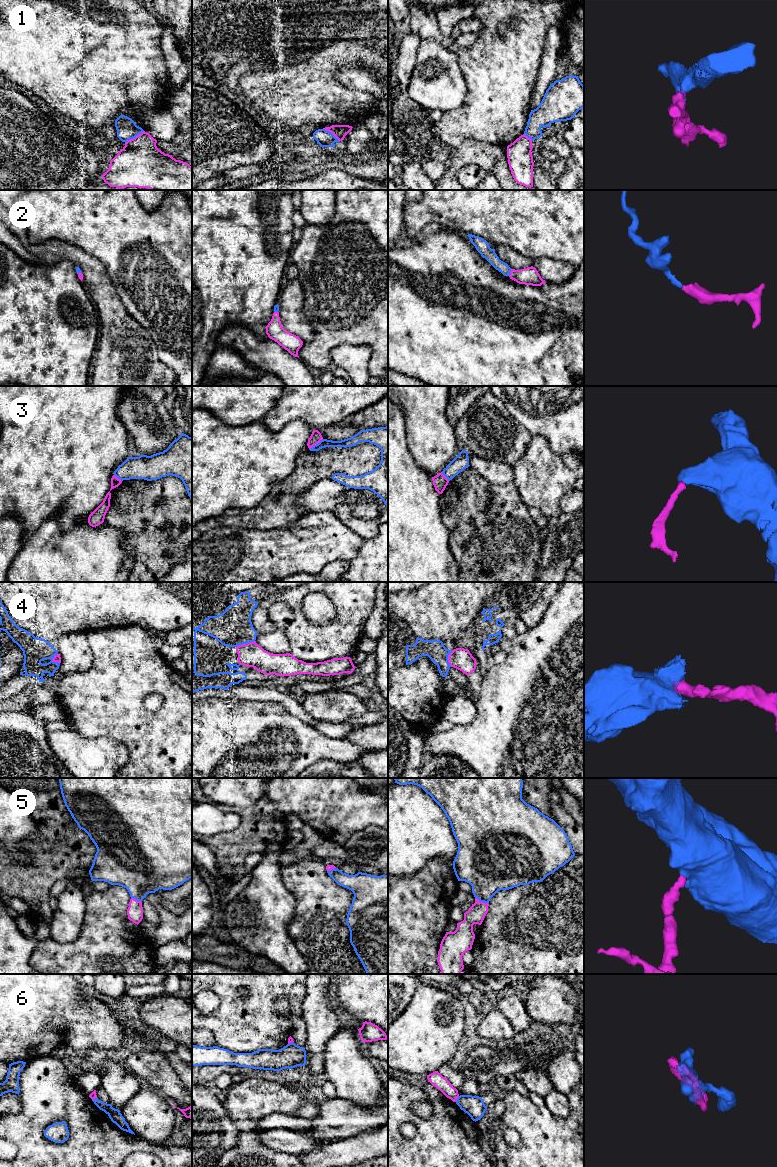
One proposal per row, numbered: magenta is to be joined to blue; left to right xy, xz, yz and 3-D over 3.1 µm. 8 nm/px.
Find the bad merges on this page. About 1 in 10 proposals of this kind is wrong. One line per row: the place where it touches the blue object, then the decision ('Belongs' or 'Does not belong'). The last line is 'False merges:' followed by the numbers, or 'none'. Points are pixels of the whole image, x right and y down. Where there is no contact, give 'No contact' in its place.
1: Touches blue at xy (134, 137). Does not belong
2: Touches blue at yz (510, 272). Belongs
3: Touches blue at xz (316, 444). Belongs
4: Touches blue at xz (245, 643). Belongs
5: Touches blue at yz (482, 901). Belongs
6: Touches blue at yz (457, 1099). Does not belong
False merges: 1, 6

